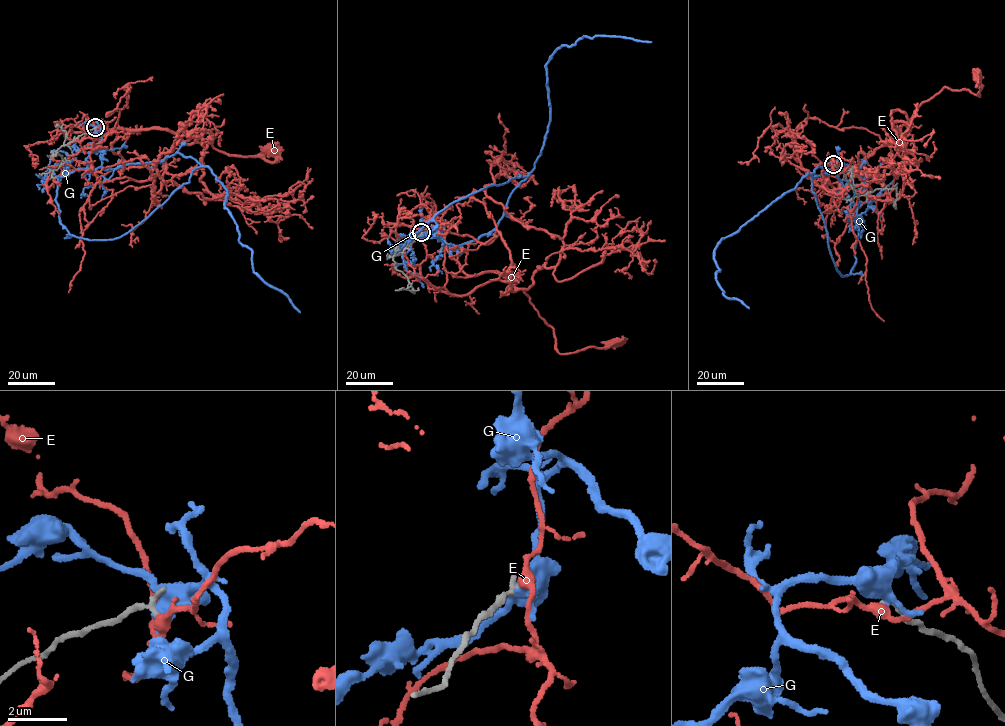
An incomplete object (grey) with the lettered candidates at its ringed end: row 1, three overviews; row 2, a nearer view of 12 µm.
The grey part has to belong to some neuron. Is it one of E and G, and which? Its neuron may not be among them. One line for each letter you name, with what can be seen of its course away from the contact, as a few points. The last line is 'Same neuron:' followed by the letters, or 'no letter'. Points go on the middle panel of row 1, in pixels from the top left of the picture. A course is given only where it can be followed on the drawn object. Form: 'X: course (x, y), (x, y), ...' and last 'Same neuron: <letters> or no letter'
Same neuron: no letter

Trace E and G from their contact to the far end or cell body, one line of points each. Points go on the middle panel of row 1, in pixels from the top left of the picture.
E: (422, 232), (419, 270), (431, 284), (465, 296), (496, 280), (523, 289), (561, 354), (614, 343)
G: (421, 233), (459, 245), (488, 234), (525, 177), (414, 234), (402, 257), (423, 287)

